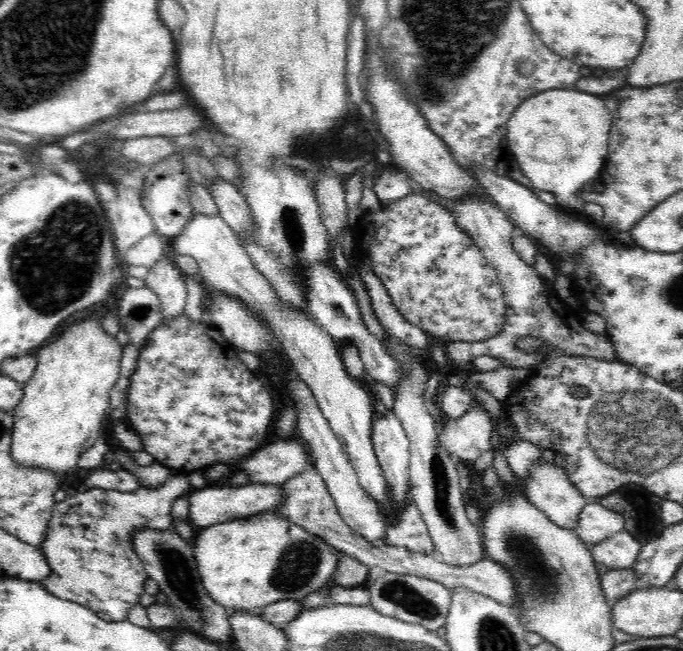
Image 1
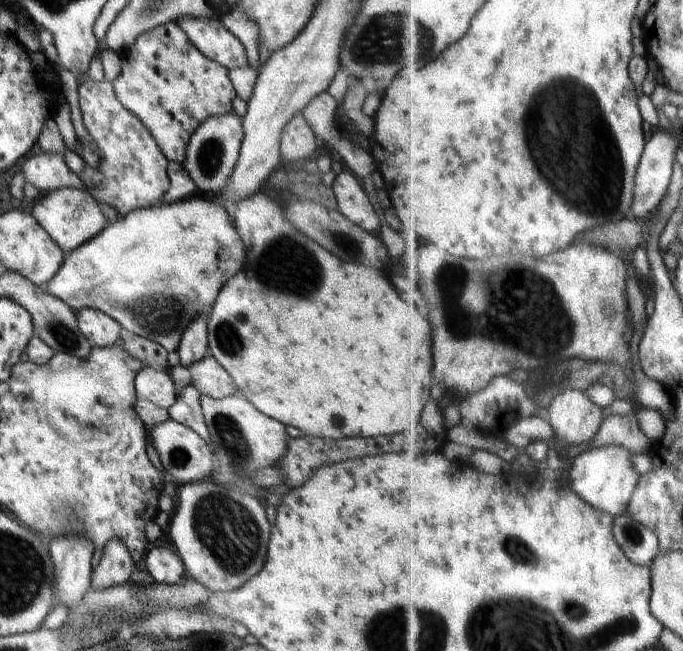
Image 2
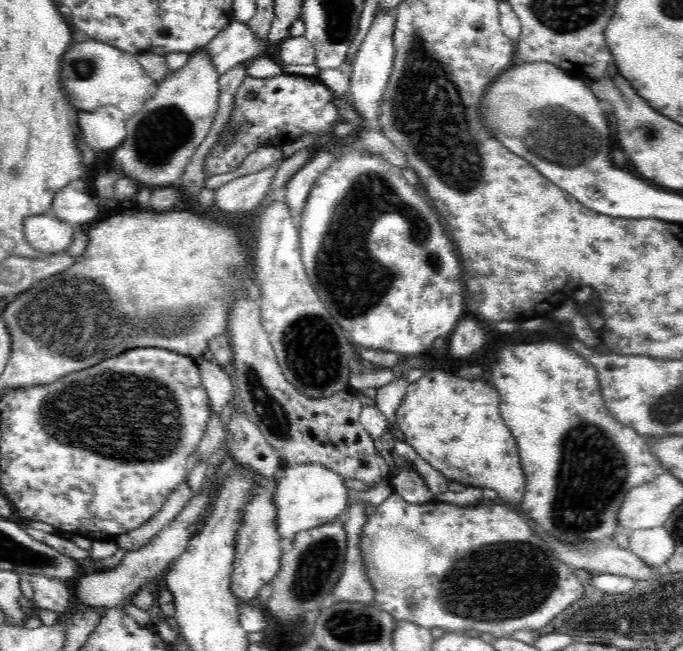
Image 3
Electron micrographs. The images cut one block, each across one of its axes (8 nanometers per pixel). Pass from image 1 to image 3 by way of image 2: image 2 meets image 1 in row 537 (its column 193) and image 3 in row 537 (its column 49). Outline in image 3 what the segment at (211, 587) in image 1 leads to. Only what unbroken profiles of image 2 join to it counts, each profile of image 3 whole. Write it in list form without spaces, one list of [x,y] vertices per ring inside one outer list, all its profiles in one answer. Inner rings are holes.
[[[320,464],[285,466],[273,491],[276,527],[280,537],[293,540],[300,531],[310,530],[344,517],[348,507],[348,488],[344,478]]]

